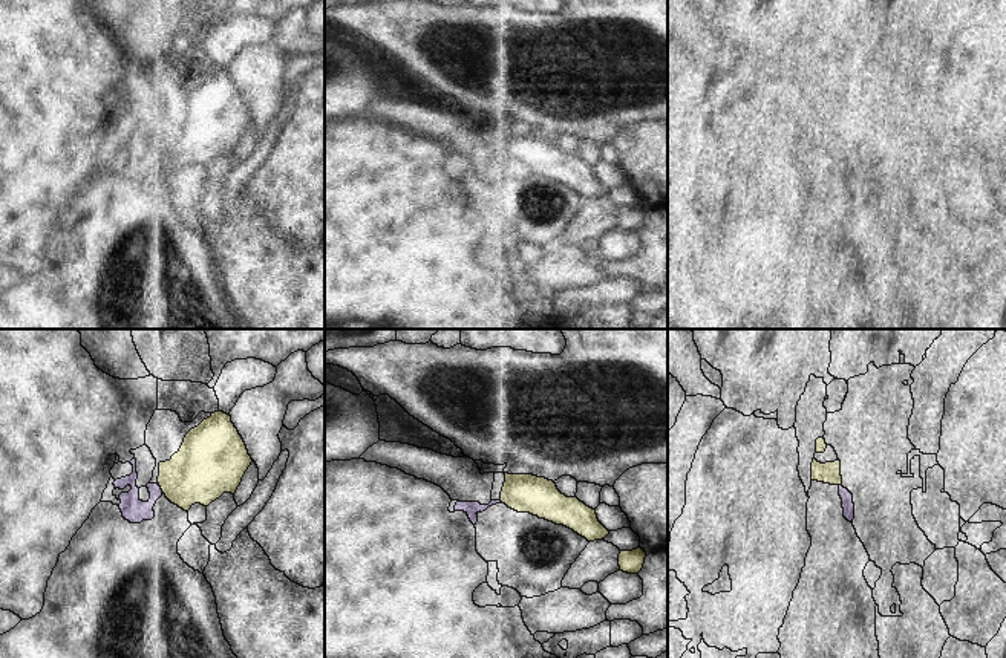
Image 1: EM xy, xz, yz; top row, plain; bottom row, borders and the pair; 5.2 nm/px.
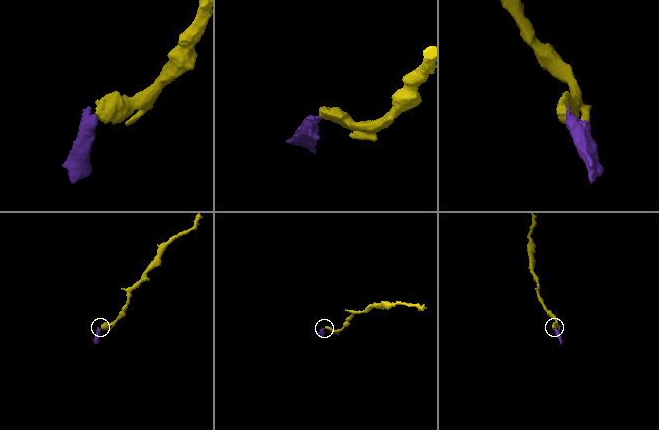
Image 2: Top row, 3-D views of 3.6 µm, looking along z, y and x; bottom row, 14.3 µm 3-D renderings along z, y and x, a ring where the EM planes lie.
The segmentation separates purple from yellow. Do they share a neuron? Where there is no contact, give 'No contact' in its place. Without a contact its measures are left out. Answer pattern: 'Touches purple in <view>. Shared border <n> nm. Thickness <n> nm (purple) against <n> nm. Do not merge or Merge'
Touches purple in xy. Shared border 50 nm. Thickness 130 nm (purple) against 320 nm. Do not merge

